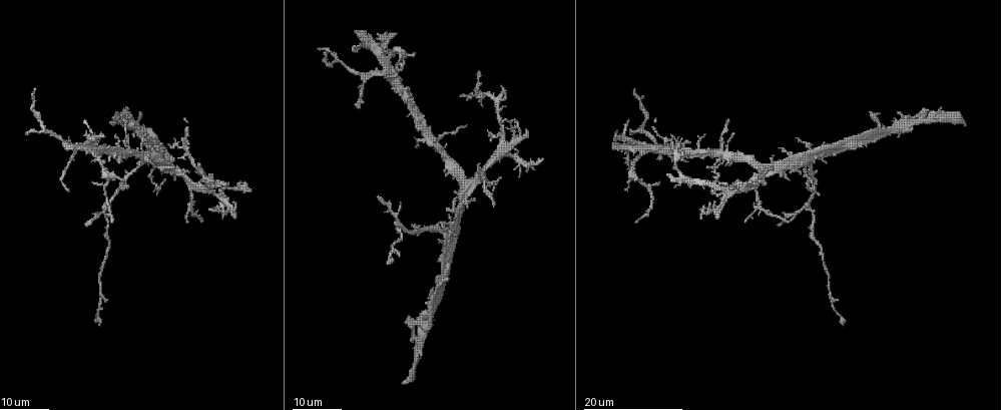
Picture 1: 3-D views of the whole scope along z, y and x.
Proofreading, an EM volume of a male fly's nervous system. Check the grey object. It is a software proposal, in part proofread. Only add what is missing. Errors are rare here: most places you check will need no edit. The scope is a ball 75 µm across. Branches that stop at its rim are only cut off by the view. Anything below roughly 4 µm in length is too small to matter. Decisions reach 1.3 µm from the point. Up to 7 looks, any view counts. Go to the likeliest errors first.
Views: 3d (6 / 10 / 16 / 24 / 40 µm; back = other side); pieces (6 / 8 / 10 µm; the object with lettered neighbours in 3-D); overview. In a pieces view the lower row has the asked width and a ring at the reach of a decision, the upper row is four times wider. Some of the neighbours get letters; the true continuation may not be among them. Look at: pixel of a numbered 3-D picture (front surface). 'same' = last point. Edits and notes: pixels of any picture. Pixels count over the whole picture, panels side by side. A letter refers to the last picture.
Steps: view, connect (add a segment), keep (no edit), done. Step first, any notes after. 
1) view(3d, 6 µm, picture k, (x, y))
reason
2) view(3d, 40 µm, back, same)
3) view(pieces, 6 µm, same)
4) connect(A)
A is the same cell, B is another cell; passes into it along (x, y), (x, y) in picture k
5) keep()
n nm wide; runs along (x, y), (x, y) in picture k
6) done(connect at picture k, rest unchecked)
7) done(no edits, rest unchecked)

view(3d, 16 µm, picture 1, (123, 120))
an open end

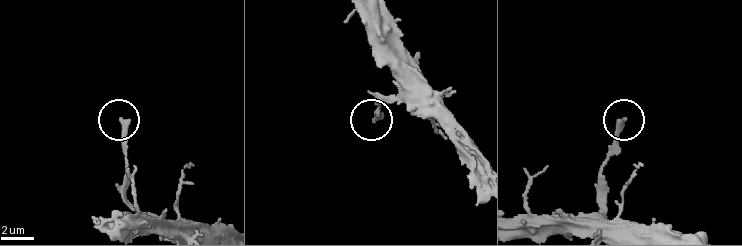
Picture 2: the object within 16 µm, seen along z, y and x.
view(pieces, 6 µm, picture 2, (122, 120))

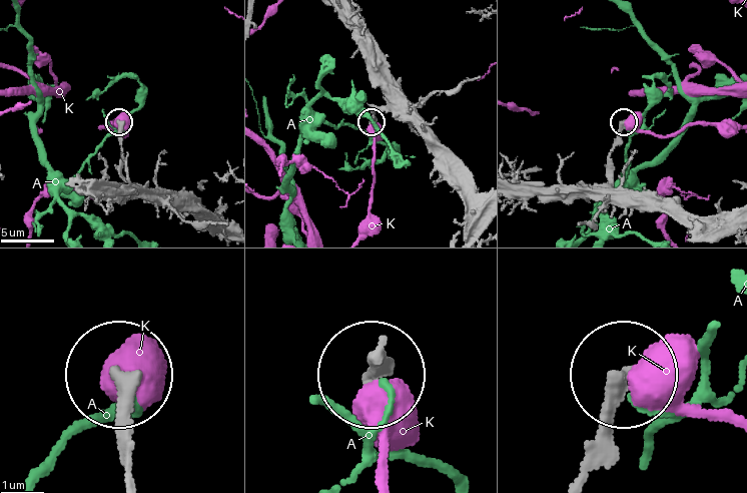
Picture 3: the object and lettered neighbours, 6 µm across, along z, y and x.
keep()
A and K are other cells; runs along (130, 483), (123, 379) in picture 3; none of them fits

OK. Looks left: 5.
view(3d, 16 µm, picture 1, (495, 206))
free end

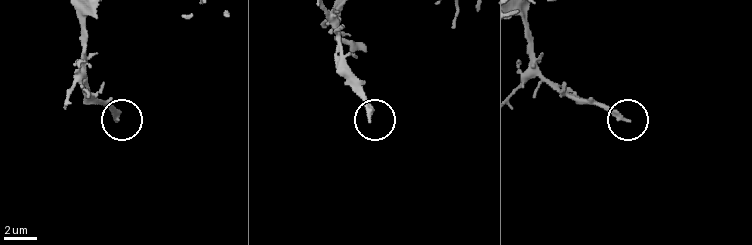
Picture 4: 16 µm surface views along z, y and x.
view(pieces, 8 µm, picture 4, (368, 121))

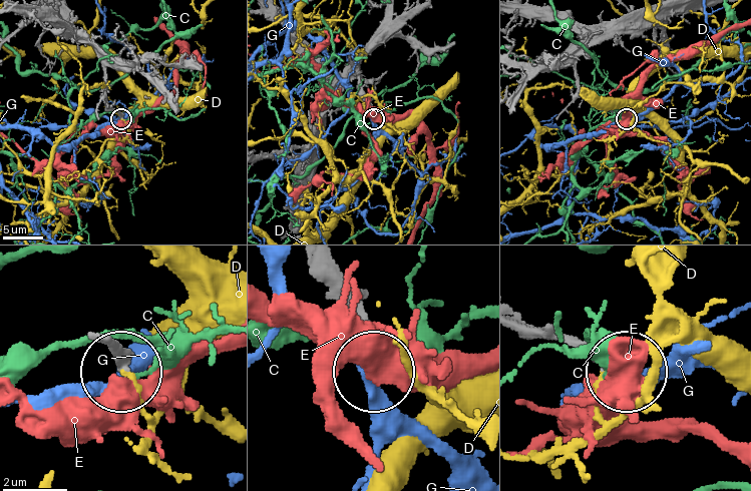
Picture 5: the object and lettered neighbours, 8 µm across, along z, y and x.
keep()
C, D, E and G are other cells; none of them fits

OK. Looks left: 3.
view(3d, 16 µm, picture 1, (402, 202))
tapers out

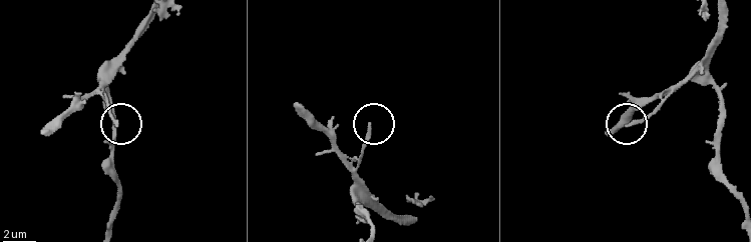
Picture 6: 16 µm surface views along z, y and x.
view(pieces, 8 µm, picture 6, (627, 126))
what lies round it

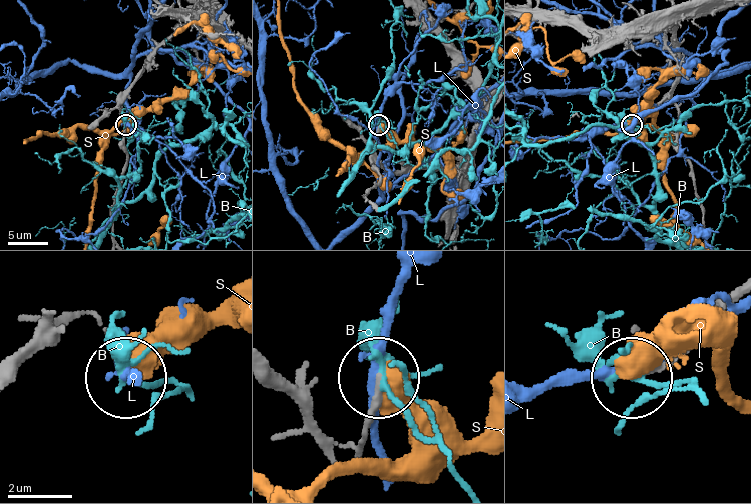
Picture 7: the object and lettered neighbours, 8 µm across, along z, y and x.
keep()
B, L and S are other cells; runs along (354, 452), (379, 382) in picture 7; no lettered segment goes on from it

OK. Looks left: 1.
done(no edits, rest unchecked)

